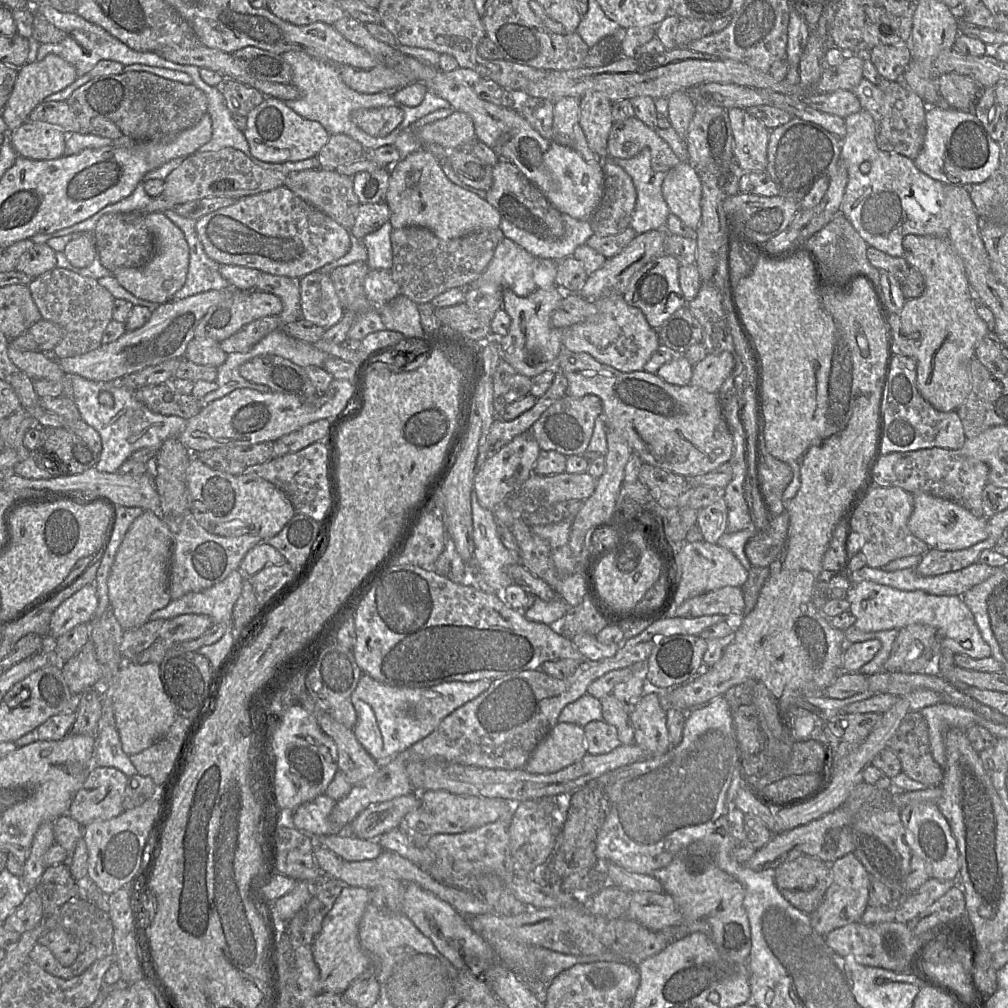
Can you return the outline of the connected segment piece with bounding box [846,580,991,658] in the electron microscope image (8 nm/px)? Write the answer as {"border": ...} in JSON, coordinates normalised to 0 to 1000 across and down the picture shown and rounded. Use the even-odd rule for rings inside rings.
{"border":[[[856,575],[844,578],[839,594],[848,612],[846,621],[854,627],[893,625],[905,619],[918,619],[929,624],[931,640],[941,643],[946,649],[958,649],[965,653],[983,651],[982,641],[974,633],[963,605],[952,590],[927,590],[914,585],[896,586]]]}

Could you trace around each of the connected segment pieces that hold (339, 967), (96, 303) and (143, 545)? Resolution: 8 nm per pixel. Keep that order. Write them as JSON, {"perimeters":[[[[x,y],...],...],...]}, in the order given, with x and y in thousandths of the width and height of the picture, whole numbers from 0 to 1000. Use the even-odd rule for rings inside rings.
{"perimeters":[[[[341,879],[327,904],[321,909],[316,927],[309,940],[316,960],[319,985],[339,986],[347,976],[369,958],[370,952],[356,935],[356,916],[368,896],[368,884],[362,880]]],[[[55,265],[33,276],[28,285],[42,316],[63,326],[63,335],[53,346],[58,355],[78,353],[101,342],[102,330],[112,315],[114,296],[97,278],[65,266]]],[[[143,506],[128,523],[106,577],[110,603],[123,626],[144,619],[152,607],[164,603],[170,596],[167,575],[171,542],[170,527],[162,515],[150,506]]]]}

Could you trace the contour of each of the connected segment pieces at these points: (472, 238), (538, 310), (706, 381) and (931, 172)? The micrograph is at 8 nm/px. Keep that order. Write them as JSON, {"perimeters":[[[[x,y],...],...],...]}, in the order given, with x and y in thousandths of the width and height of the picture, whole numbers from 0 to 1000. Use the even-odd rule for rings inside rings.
{"perimeters":[[[[407,224],[390,227],[387,235],[390,277],[398,293],[405,295],[414,303],[425,301],[438,290],[452,285],[461,286],[474,277],[499,235],[495,226],[475,228],[446,238],[437,237],[420,225]]],[[[551,281],[545,286],[534,286],[521,295],[513,294],[505,287],[498,289],[499,307],[507,316],[502,332],[497,334],[497,355],[515,371],[530,374],[541,367],[552,364],[558,342],[558,326],[547,321],[546,314],[559,298],[558,287]]],[[[724,349],[701,351],[688,362],[685,382],[710,391],[728,363],[729,355]]],[[[921,106],[917,144],[907,158],[908,165],[923,177],[937,184],[971,183],[992,166],[992,146],[965,110]]]]}

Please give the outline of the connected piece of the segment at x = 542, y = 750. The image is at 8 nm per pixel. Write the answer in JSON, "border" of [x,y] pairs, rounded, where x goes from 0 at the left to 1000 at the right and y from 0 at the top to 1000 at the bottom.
{"border":[[[554,716],[526,749],[521,763],[529,768],[555,765],[582,748],[578,721]]]}

